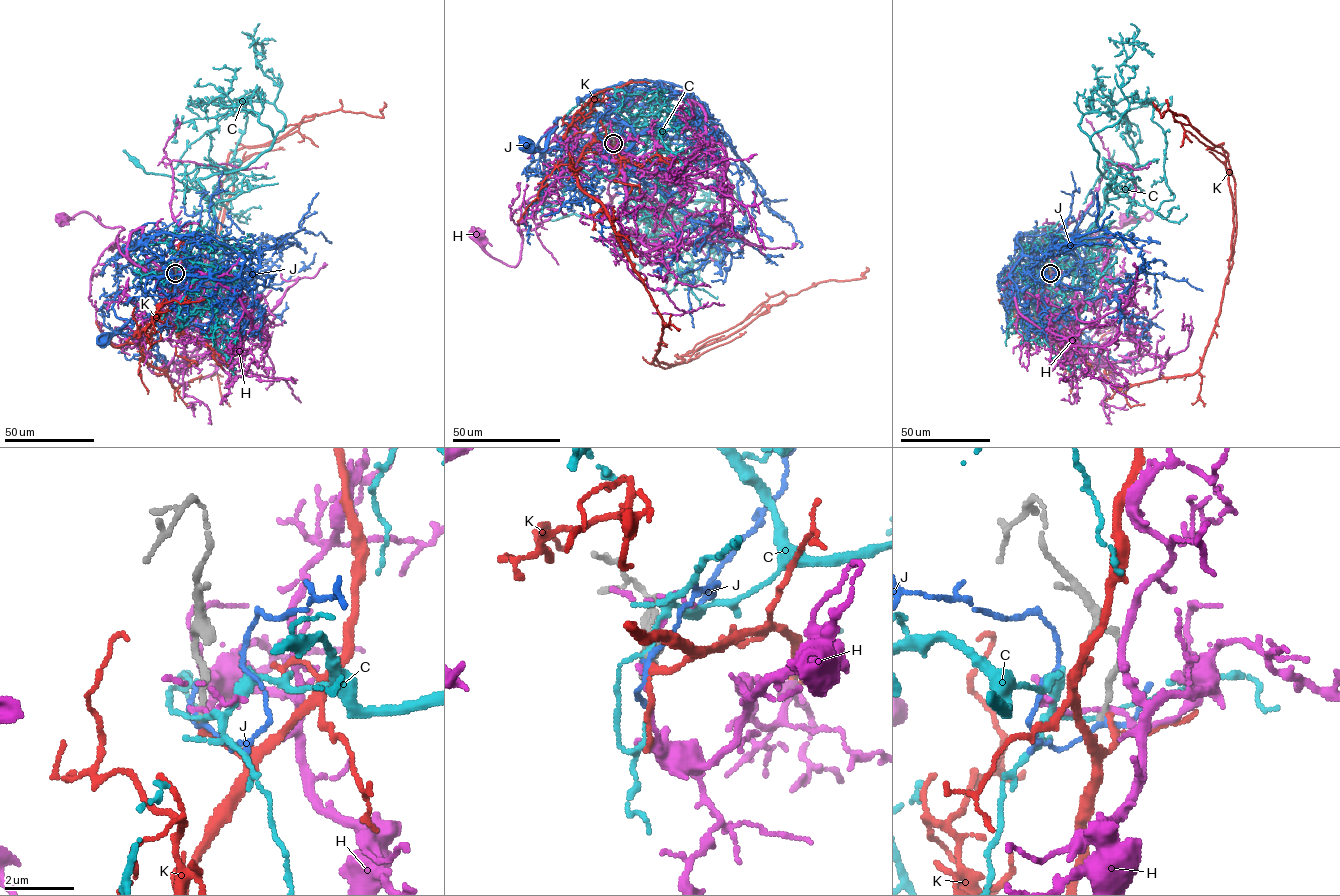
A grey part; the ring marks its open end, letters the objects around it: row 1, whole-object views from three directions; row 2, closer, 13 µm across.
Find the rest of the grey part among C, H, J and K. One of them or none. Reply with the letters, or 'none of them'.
K

